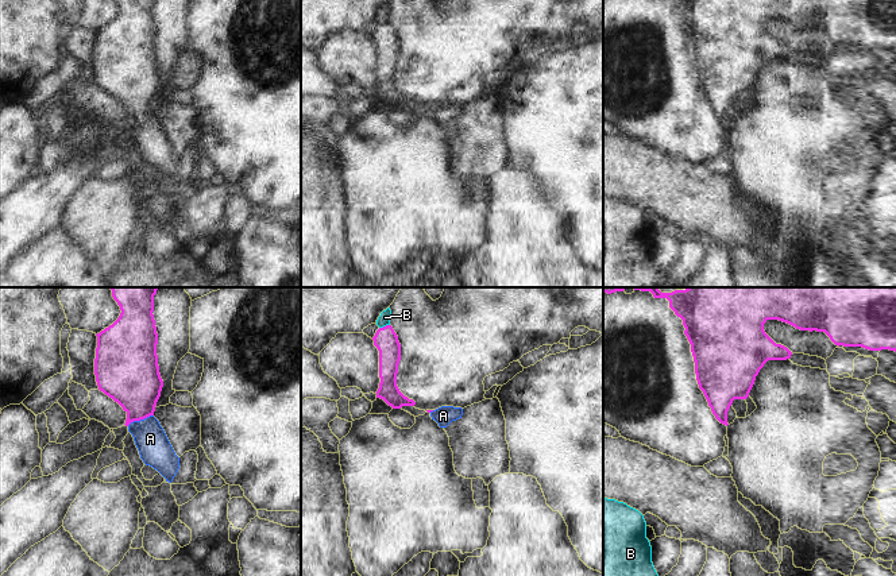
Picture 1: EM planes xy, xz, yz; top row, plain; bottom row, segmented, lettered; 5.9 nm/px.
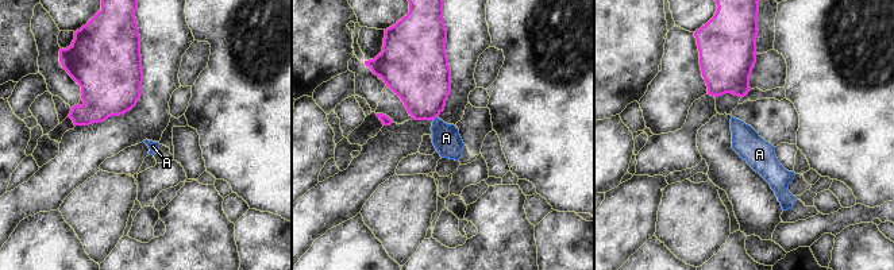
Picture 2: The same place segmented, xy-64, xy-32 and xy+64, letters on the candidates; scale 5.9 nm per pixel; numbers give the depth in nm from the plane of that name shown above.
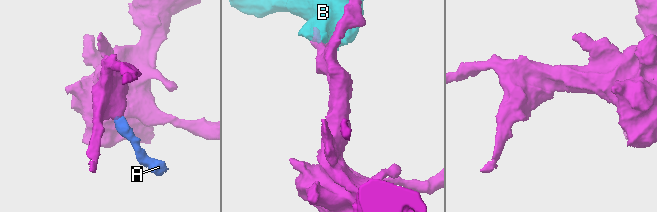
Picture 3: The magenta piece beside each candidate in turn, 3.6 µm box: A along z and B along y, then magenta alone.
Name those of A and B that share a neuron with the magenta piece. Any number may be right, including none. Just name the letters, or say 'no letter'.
A

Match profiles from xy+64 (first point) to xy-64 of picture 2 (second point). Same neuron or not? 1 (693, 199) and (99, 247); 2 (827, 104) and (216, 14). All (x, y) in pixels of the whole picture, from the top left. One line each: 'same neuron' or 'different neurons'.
1: same neuron
2: same neuron

